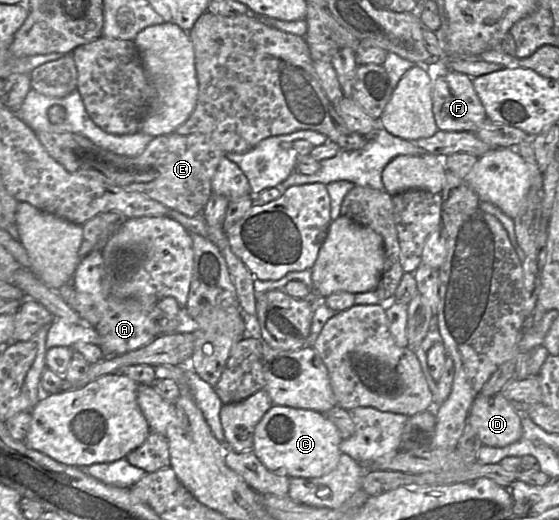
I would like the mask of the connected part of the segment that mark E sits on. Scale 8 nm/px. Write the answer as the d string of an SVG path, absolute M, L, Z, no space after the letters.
M74 133L36 134L48 154L71 173L128 191L136 191L188 217L201 215L212 193L211 183L225 153L204 134L166 134L154 139L137 156L121 156Z

